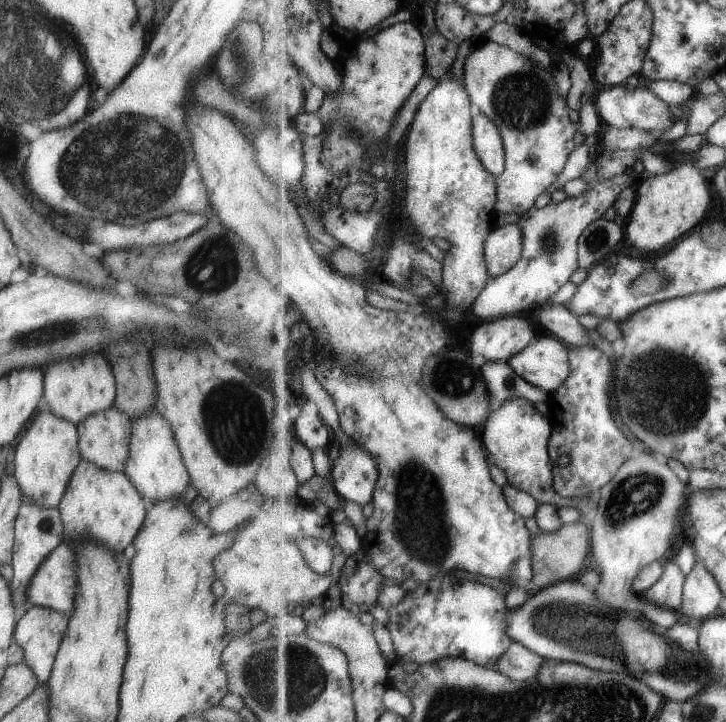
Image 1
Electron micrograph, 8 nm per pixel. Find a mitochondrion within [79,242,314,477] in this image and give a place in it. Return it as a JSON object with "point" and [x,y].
{"point":[236,423]}

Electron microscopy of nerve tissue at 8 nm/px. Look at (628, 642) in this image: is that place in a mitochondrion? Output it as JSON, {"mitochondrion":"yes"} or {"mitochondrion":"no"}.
{"mitochondrion":"no"}

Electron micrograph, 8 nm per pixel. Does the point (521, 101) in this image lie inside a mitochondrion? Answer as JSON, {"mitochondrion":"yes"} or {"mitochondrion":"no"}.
{"mitochondrion":"yes"}

